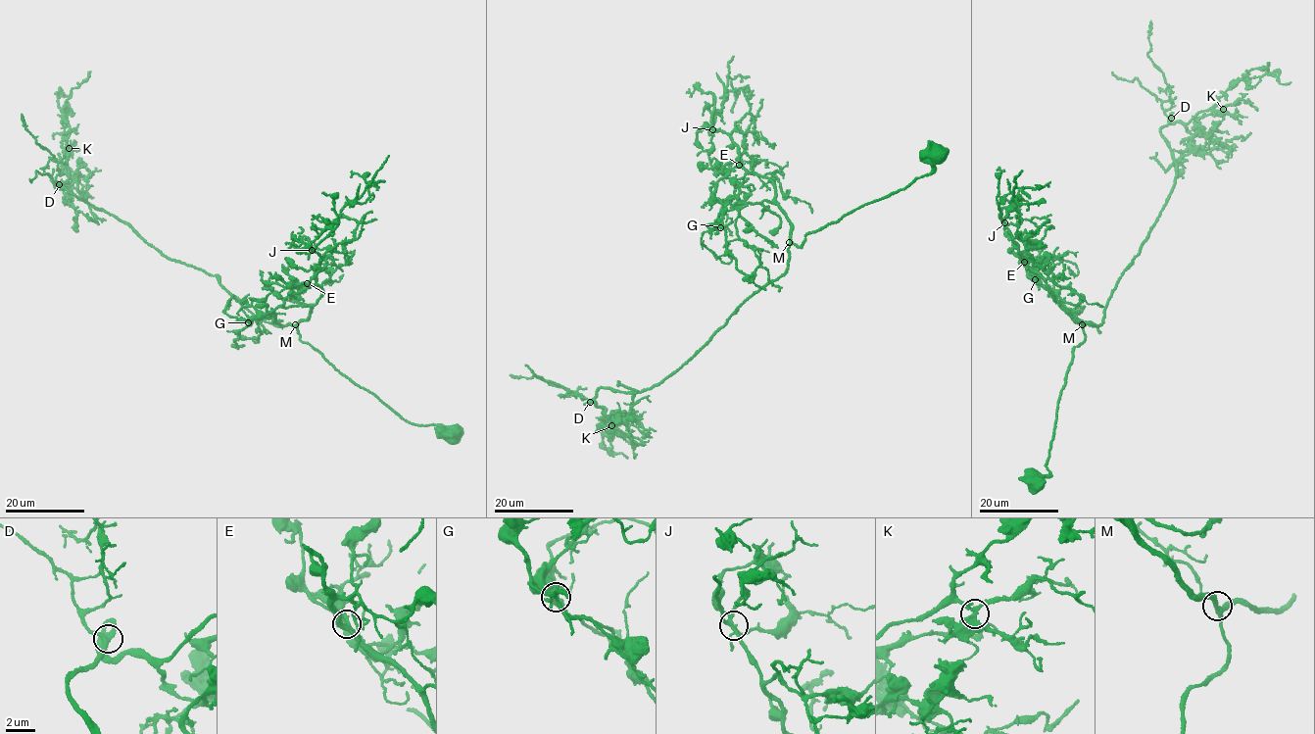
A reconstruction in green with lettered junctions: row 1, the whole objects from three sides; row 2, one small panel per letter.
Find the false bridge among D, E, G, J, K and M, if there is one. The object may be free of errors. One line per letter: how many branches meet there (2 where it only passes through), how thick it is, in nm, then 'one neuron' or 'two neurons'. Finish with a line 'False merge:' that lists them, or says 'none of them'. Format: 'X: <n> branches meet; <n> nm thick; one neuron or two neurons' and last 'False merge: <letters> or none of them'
D: 5 branches meet; 360 nm thick; one neuron
E: 3 branches meet; 280 nm thick; one neuron
G: 3 branches meet; 340 nm thick; one neuron
J: 5 branches meet; 240 nm thick; one neuron
K: 4 branches meet; 320 nm thick; one neuron
M: 3 branches meet; 320 nm thick; one neuron
False merge: none of them

